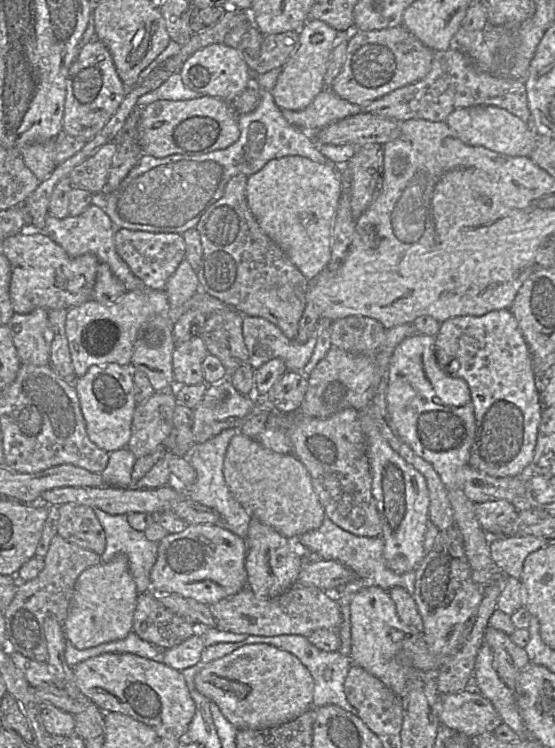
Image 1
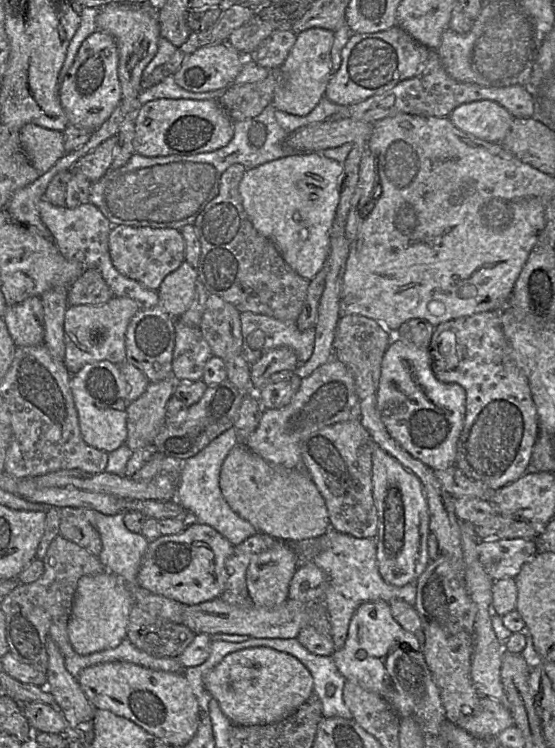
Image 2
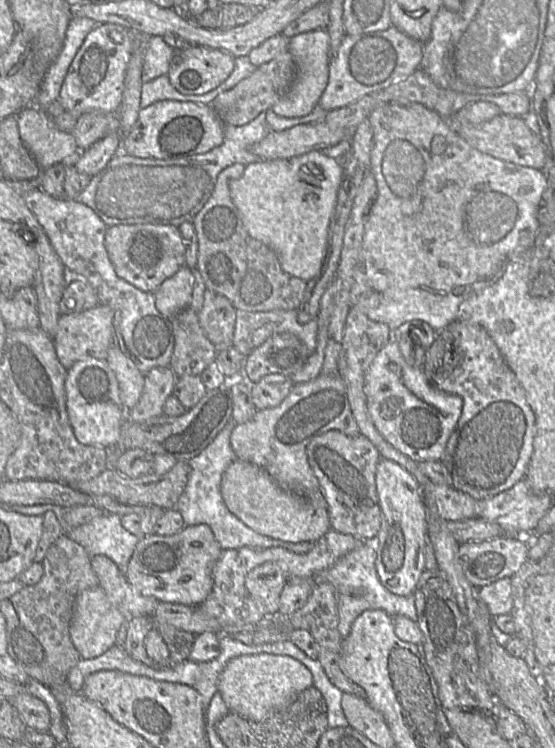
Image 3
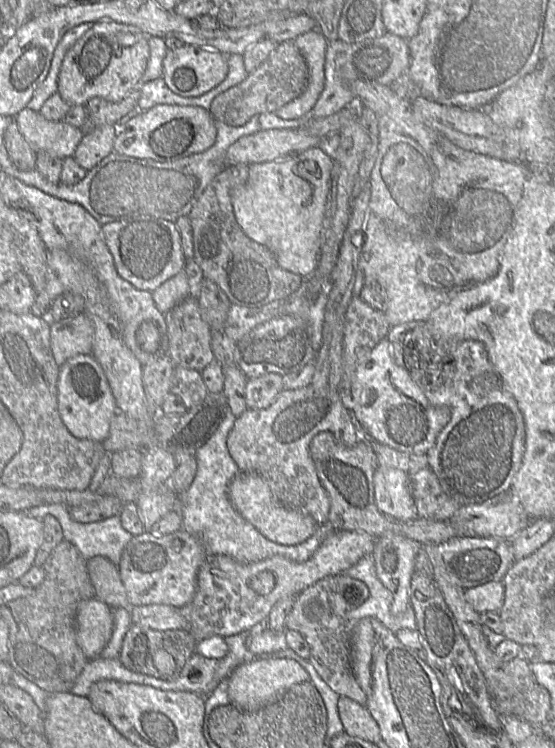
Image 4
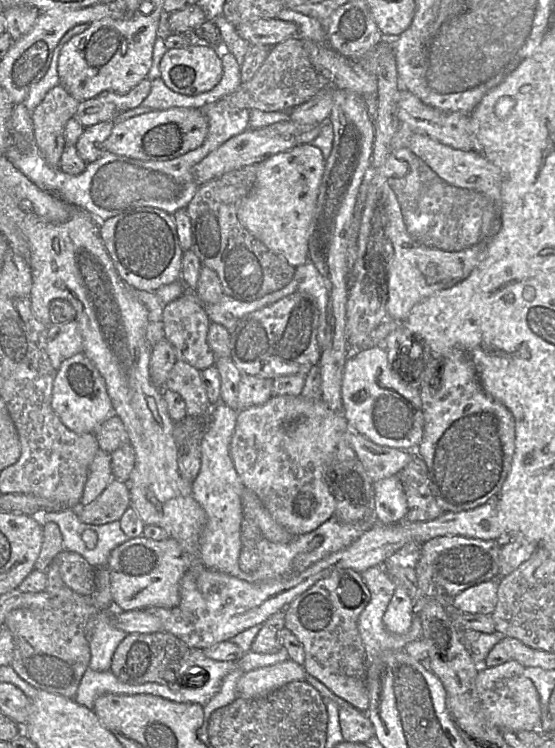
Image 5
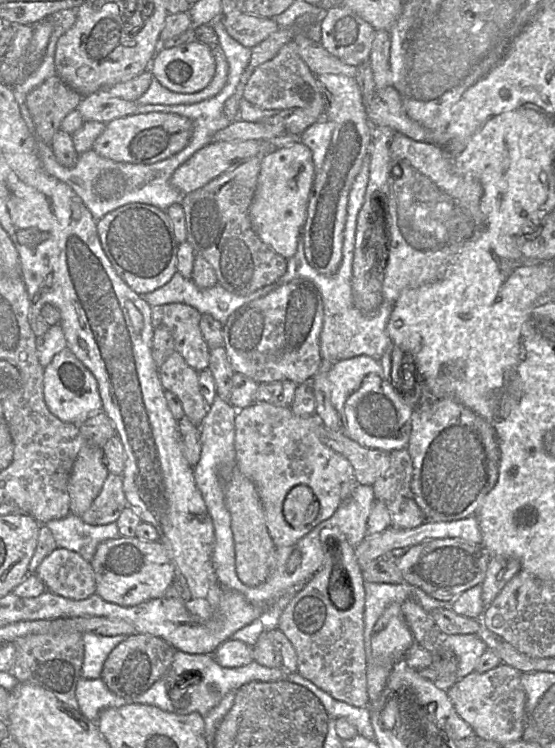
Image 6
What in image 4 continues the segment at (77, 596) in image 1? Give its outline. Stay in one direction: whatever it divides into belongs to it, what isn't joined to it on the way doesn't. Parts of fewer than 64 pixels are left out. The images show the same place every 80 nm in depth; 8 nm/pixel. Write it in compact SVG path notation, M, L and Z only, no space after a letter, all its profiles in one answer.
M92 597L83 601L76 615L76 641L88 660L100 657L114 628L113 608Z

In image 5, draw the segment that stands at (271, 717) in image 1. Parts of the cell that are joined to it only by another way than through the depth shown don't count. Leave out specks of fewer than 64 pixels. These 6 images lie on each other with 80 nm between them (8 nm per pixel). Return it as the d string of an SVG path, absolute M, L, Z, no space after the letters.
M288 659L272 666L244 673L237 682L237 694L244 698L261 698L291 682L304 681L306 671L303 666Z

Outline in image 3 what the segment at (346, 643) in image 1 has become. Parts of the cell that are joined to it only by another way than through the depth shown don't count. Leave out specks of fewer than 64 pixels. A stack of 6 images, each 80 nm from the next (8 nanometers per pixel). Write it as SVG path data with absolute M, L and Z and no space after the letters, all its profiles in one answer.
M364 540L356 549L339 558L318 577L318 580L328 581L335 588L339 615L338 630L343 639L349 635L355 619L366 610L380 609L391 617L402 615L417 621L413 593L409 596L399 596L388 591L379 580L375 561L376 546L374 541Z

